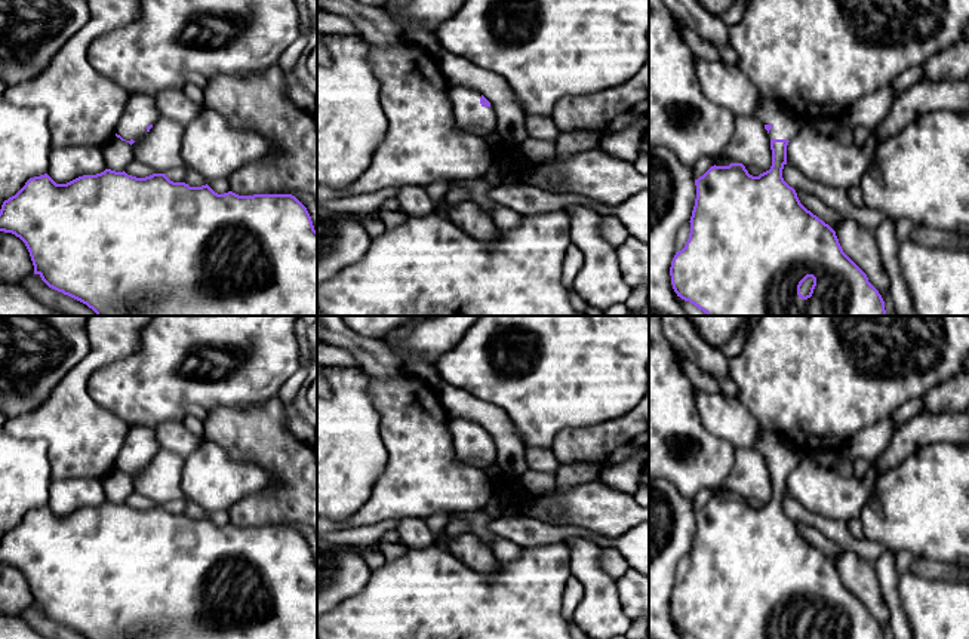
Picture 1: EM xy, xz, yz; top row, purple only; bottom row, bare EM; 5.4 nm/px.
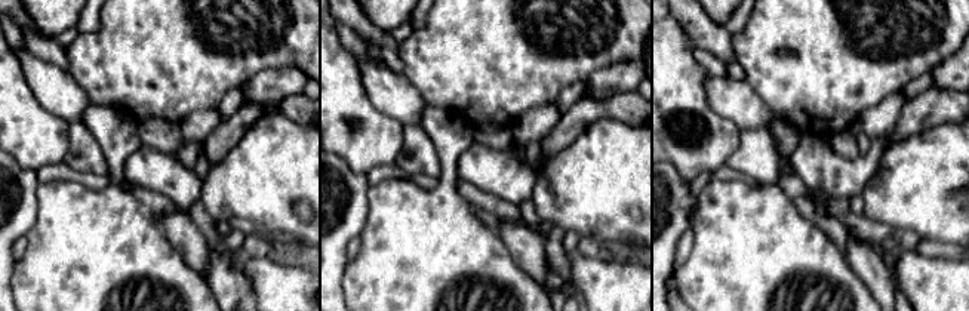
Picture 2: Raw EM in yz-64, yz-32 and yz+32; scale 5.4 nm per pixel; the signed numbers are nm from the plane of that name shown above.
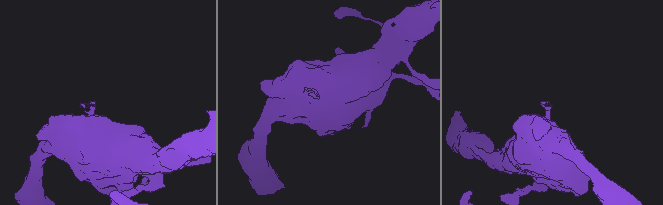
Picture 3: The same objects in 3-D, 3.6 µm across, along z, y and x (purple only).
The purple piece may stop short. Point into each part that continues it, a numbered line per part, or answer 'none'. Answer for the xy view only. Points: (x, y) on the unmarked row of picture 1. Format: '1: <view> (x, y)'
1: xy (141, 442)

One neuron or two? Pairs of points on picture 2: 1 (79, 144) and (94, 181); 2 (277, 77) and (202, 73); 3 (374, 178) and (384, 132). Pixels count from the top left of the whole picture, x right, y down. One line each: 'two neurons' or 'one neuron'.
1: two neurons
2: two neurons
3: two neurons

